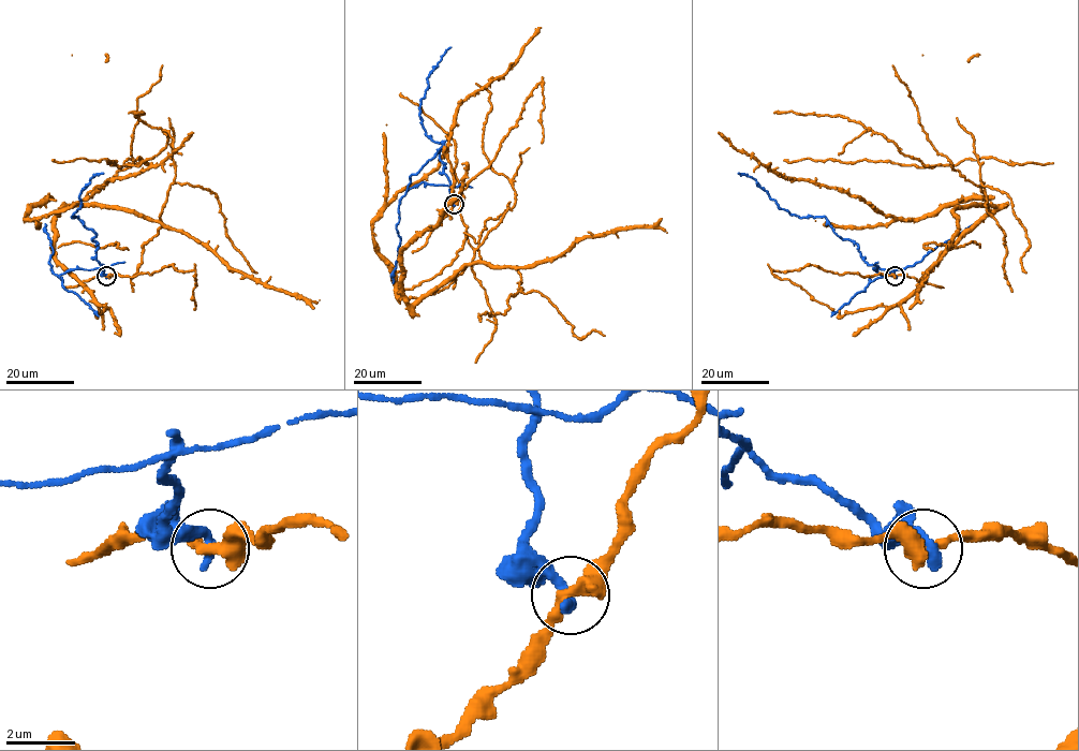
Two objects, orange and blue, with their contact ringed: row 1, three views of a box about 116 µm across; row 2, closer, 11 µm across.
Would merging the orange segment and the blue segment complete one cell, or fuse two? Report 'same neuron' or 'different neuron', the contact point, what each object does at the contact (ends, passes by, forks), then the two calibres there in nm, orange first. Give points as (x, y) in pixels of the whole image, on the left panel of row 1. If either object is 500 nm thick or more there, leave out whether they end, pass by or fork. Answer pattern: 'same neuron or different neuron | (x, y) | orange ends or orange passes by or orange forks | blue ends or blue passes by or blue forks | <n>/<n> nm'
different neuron | (106, 276) | orange passes by | blue ends | 360/360 nm

